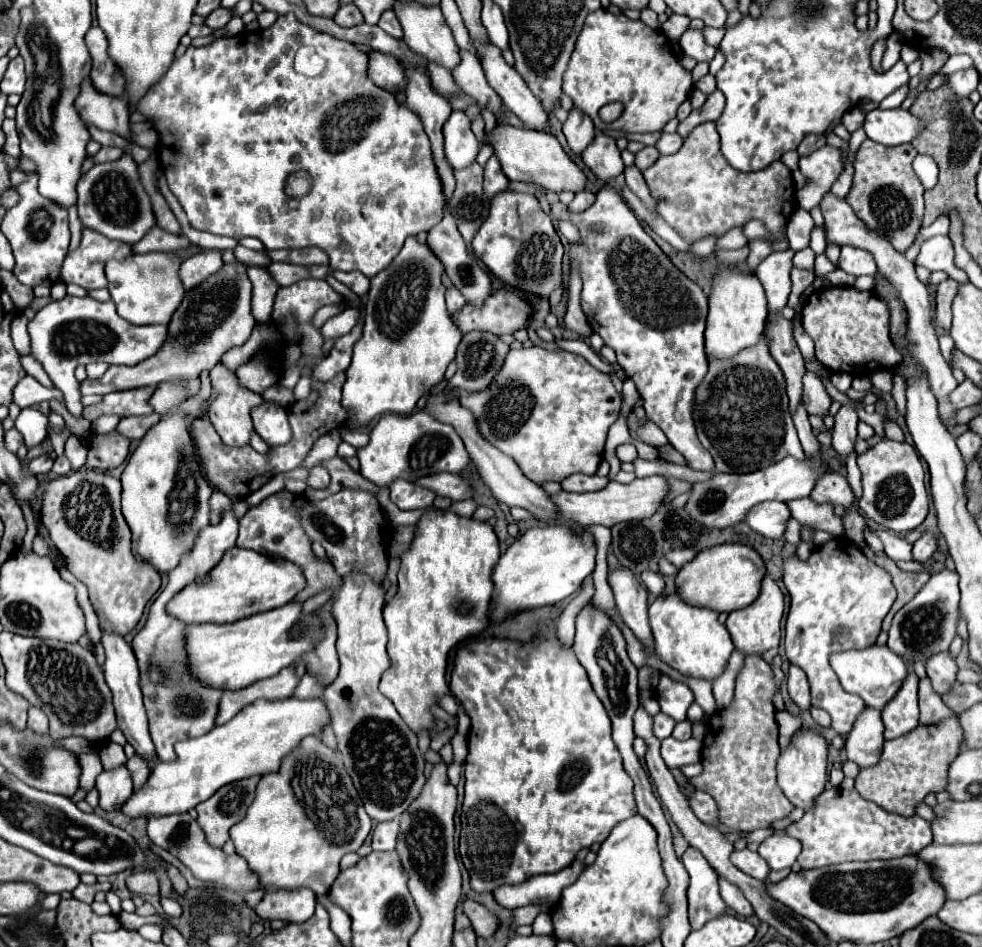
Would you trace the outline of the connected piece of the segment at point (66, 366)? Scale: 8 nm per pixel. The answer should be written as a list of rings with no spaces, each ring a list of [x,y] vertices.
[[[70,297],[62,301],[50,301],[28,323],[30,355],[44,367],[54,387],[66,397],[66,407],[76,419],[82,417],[80,383],[74,381],[78,365],[104,361],[108,365],[138,365],[140,361],[156,355],[168,337],[168,325],[142,325],[136,327],[124,321],[112,301],[96,301],[92,297]]]

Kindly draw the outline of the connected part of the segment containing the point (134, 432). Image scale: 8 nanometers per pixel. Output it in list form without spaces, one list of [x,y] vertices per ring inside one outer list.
[[[148,415],[148,417],[124,417],[118,425],[116,425],[116,429],[114,429],[114,433],[116,435],[122,435],[122,437],[126,437],[126,439],[130,439],[130,441],[140,441],[144,435],[146,435],[146,431],[158,421],[160,417],[158,415]]]

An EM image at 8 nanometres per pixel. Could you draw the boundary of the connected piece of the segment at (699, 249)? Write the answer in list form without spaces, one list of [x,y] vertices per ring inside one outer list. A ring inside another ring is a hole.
[[[708,235],[708,237],[704,237],[704,239],[700,239],[700,241],[696,241],[694,245],[692,245],[692,251],[696,253],[696,255],[700,255],[700,257],[706,257],[706,255],[712,255],[714,253],[714,247],[716,247],[716,235]]]

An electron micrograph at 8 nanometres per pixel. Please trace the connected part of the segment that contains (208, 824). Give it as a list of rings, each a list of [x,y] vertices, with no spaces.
[[[260,777],[242,779],[242,783],[230,783],[220,787],[206,803],[196,807],[198,811],[198,825],[202,827],[206,841],[212,847],[224,847],[228,841],[228,831],[232,825],[244,819],[248,807],[256,797],[256,785]]]

